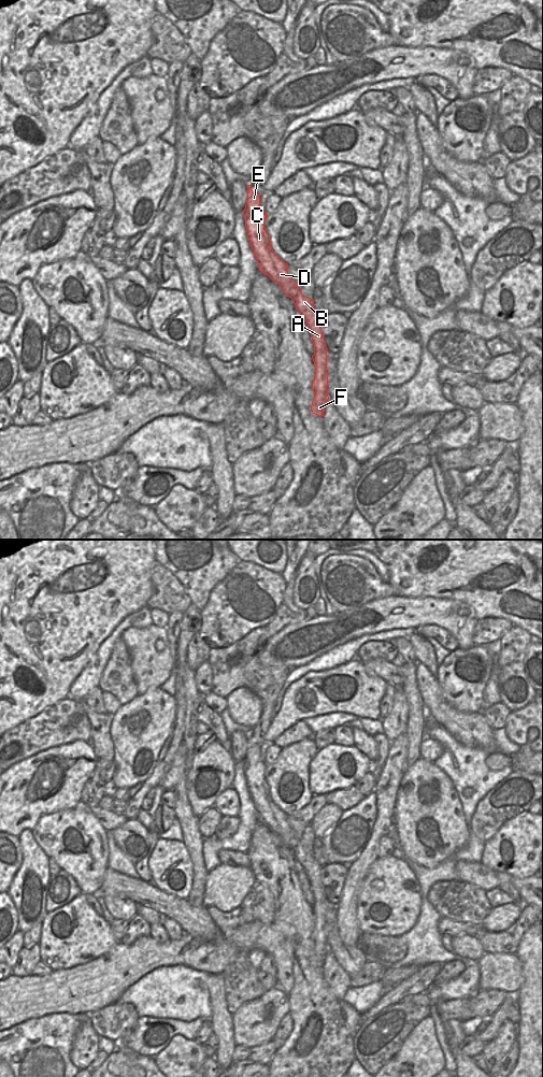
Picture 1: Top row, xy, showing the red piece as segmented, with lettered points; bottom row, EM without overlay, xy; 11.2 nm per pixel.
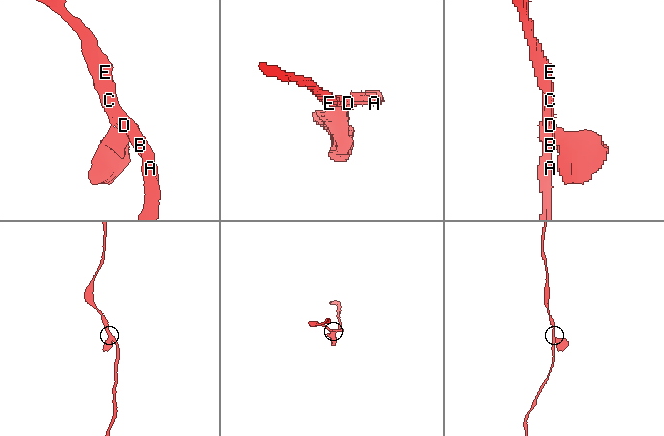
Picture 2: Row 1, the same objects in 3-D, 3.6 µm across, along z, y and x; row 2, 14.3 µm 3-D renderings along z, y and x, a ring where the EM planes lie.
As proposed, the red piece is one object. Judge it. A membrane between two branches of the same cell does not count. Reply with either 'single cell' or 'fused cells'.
single cell

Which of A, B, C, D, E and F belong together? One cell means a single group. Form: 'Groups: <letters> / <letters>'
Groups: A B C D E F

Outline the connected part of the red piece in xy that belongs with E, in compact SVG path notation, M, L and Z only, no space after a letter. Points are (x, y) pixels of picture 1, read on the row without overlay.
M247 735L247 750L243 761L247 789L258 813L259 821L278 834L283 843L294 850L298 863L306 872L314 894L315 925L312 933L314 949L311 961L324 966L328 947L327 896L320 879L321 865L314 858L314 850L304 847L298 834L288 824L288 815L272 800L269 785L265 777L267 763L260 756L260 744L255 744Z

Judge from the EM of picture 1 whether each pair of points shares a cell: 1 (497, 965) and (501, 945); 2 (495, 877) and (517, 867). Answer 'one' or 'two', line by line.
1: two
2: two

